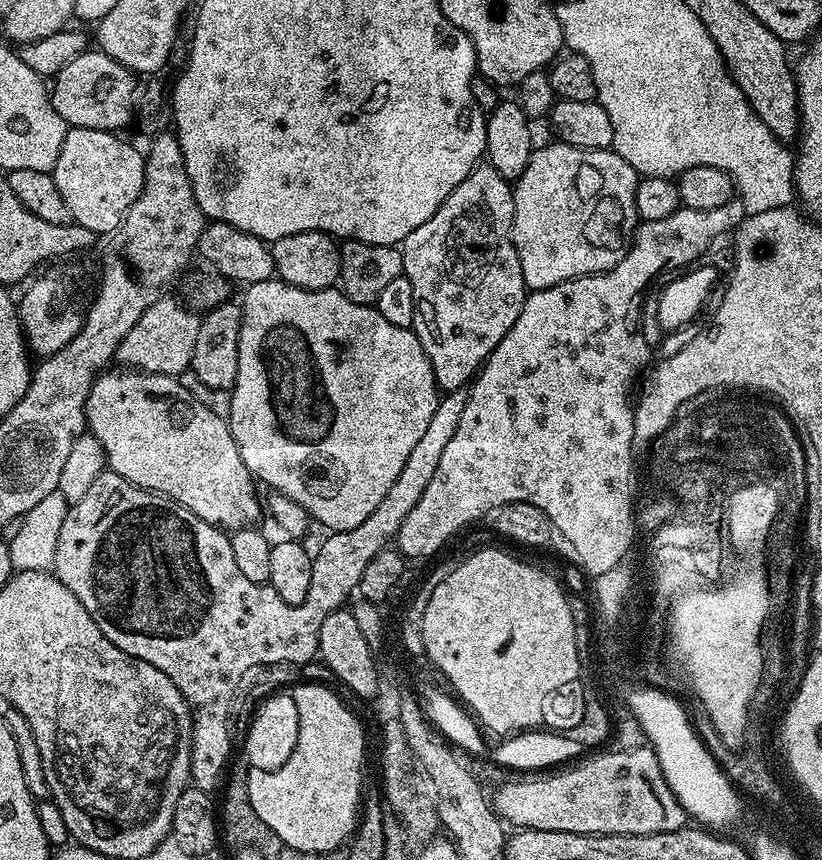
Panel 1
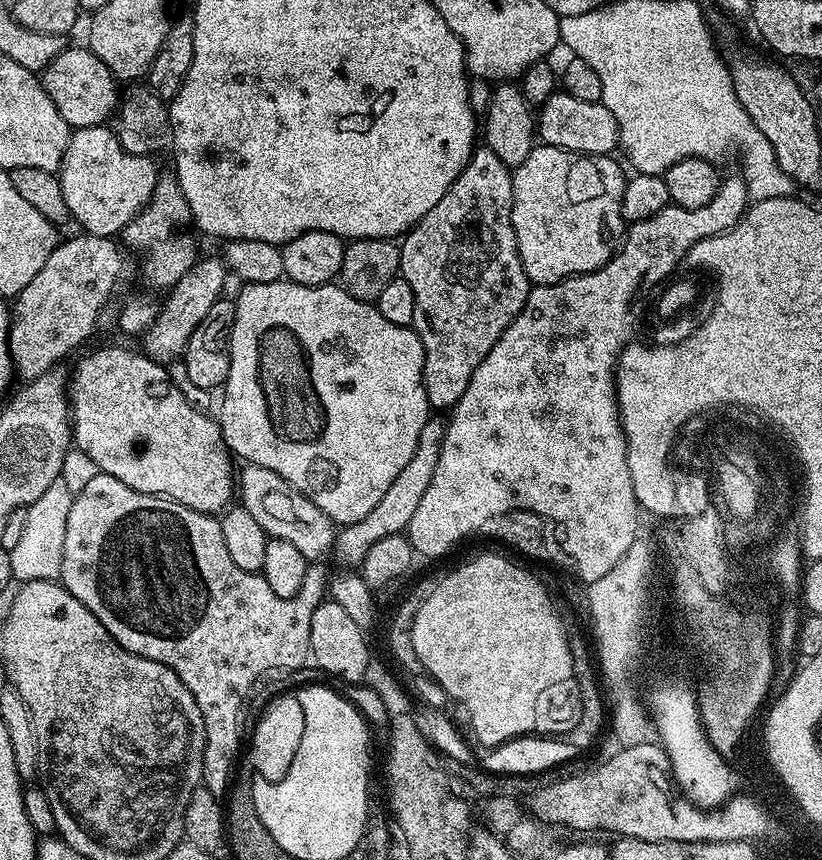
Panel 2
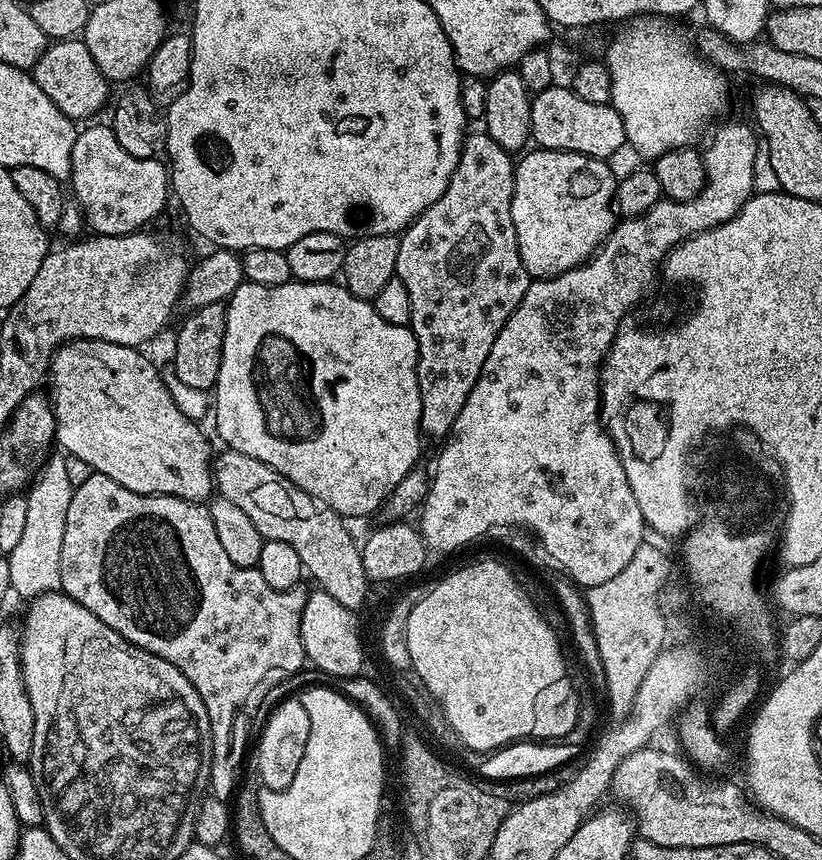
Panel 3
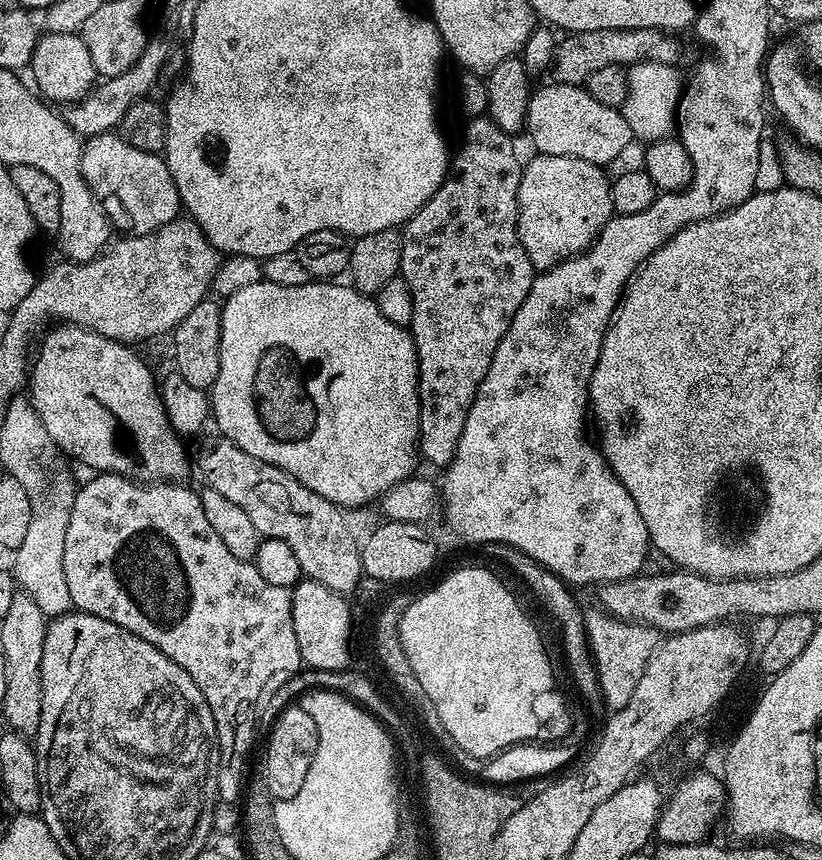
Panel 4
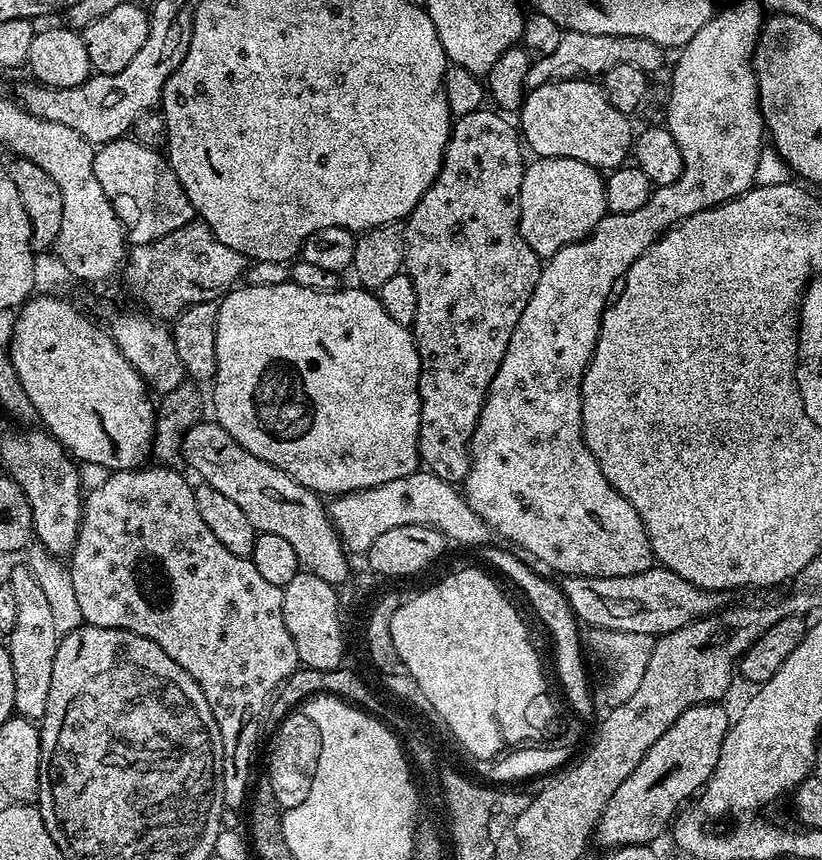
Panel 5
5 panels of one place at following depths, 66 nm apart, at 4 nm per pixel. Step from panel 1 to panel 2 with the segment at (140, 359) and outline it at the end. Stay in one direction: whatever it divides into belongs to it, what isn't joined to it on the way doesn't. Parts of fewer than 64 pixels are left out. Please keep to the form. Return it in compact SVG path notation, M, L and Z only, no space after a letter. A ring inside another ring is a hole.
M219 257L199 259L167 293L168 298L164 304L161 303L155 321L143 333L142 348L145 355L161 362L177 359L183 353L185 344L197 329L198 323L202 322L214 302L221 299L226 278L228 279L227 265Z

